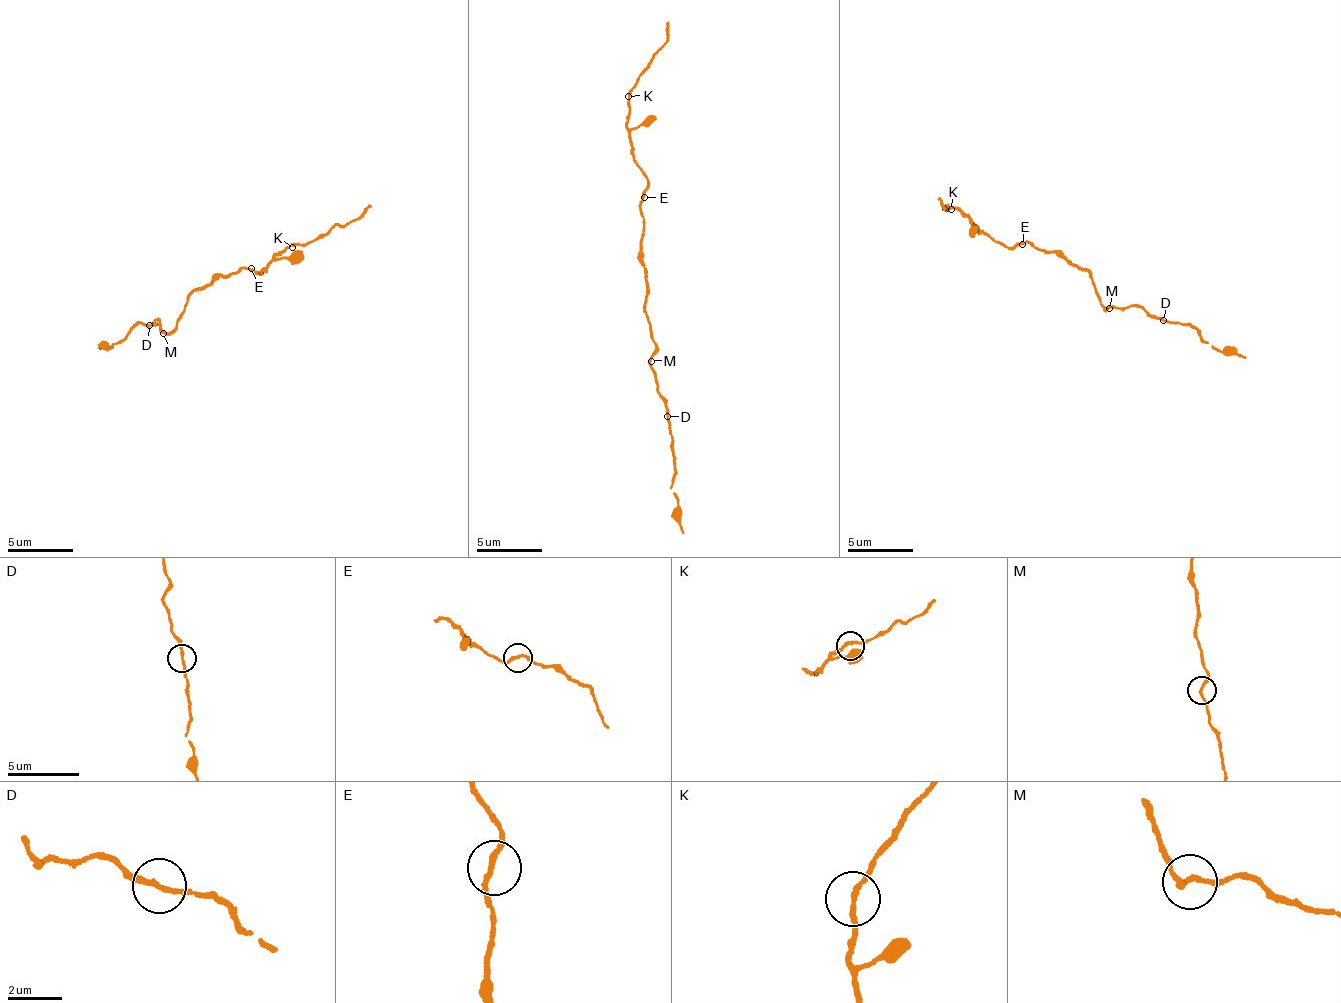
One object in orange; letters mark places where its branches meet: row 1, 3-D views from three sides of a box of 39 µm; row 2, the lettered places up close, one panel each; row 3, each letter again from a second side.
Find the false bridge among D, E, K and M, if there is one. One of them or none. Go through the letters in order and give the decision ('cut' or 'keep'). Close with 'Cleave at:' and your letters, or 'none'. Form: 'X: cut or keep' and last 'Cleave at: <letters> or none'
D: keep
E: keep
K: keep
M: keep
Cleave at: none

